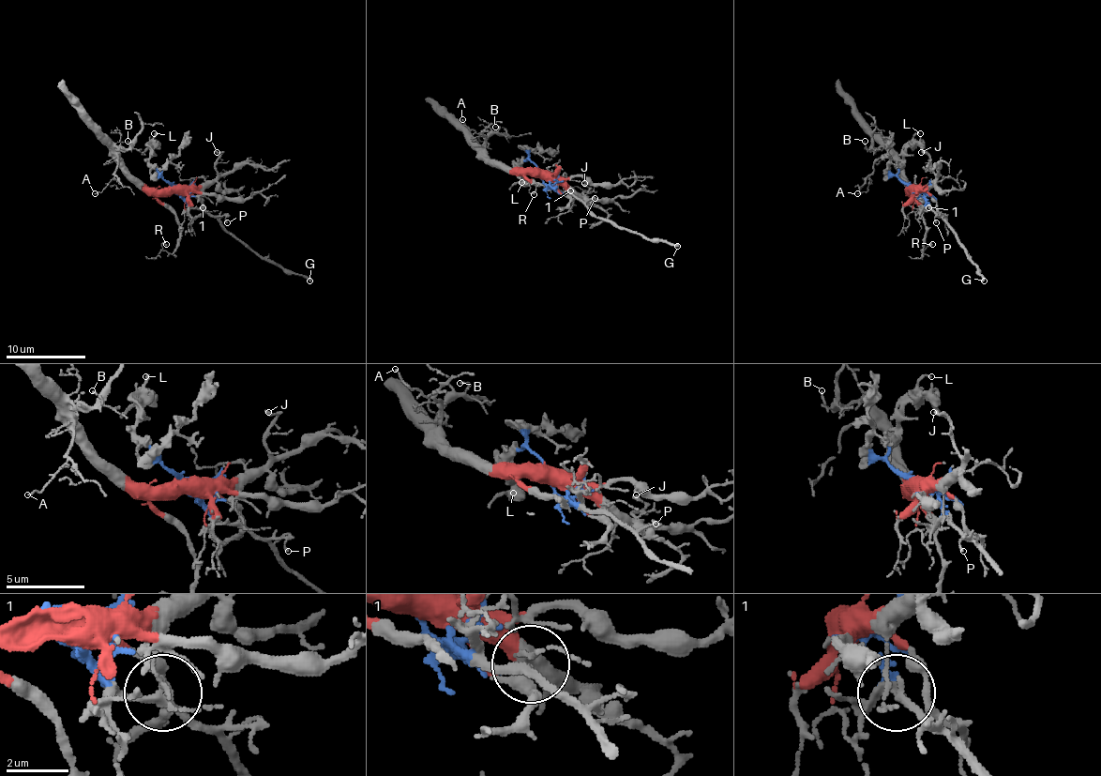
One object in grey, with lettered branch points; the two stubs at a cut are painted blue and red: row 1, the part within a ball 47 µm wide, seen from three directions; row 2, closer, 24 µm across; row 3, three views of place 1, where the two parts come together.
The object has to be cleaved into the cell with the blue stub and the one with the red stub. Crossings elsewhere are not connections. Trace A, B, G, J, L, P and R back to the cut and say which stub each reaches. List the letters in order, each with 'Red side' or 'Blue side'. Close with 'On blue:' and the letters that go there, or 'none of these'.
A: Red side
B: Red side
G: Blue side
J: Red side
L: Blue side
P: Blue side
R: Red side
On blue: G, L, P

